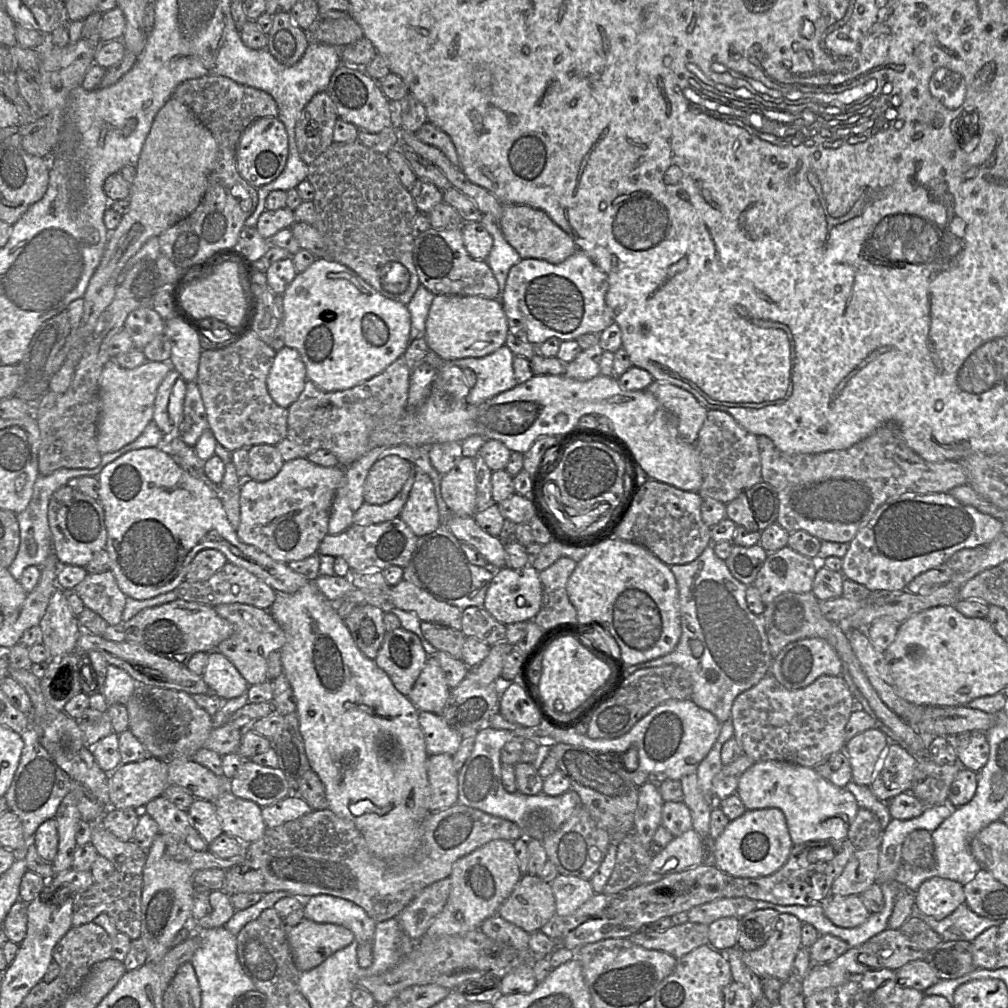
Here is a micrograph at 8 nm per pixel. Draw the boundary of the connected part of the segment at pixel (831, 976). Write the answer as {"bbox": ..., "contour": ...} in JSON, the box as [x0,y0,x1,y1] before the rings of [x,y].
{"bbox":[802,948,876,997],"contour":[[[849,948],[830,962],[813,964],[802,980],[804,996],[808,997],[817,991],[842,985],[854,975],[876,970],[859,962],[858,956],[861,953],[859,948]]]}

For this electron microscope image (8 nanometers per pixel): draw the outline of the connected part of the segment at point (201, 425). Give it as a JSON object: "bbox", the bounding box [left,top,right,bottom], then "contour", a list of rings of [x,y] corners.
{"bbox":[175,382,209,447],"contour":[[[188,382],[186,385],[183,419],[175,434],[187,445],[194,447],[202,433],[209,428],[198,385],[196,382]]]}

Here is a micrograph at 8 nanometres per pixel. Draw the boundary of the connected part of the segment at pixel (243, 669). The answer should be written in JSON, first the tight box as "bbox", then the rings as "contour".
{"bbox":[214,603,285,686],"contour":[[[241,603],[220,604],[214,609],[234,628],[233,634],[222,641],[215,650],[231,661],[249,686],[268,681],[268,656],[273,651],[280,651],[285,645],[285,632],[268,610]]]}

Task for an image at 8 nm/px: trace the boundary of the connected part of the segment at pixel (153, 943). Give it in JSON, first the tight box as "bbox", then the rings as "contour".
{"bbox":[141,834,244,962],"contour":[[[159,834],[146,852],[142,871],[141,935],[146,950],[147,962],[160,962],[173,947],[176,934],[191,926],[193,907],[193,875],[204,869],[219,868],[227,871],[244,860],[244,850],[229,859],[215,856],[209,849],[195,851],[186,842],[176,840],[169,834]]]}

